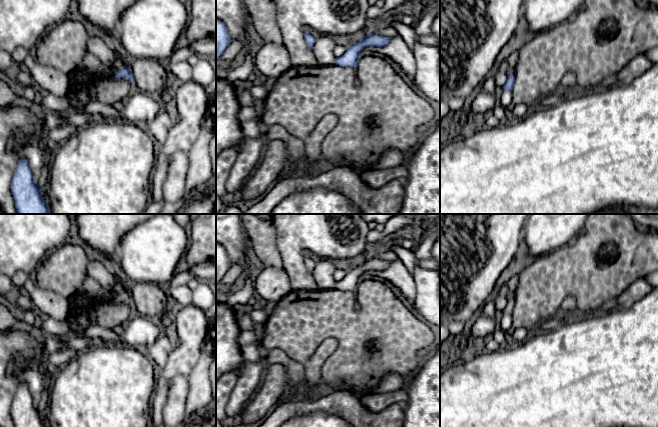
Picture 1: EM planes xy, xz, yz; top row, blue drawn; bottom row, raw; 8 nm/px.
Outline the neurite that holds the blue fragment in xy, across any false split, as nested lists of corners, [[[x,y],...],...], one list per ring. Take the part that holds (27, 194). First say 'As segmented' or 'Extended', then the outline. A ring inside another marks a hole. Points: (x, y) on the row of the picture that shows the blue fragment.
As segmented. [[[22,158],[11,181],[16,214],[50,214],[48,202],[42,197],[38,182],[34,181],[28,161]]]

